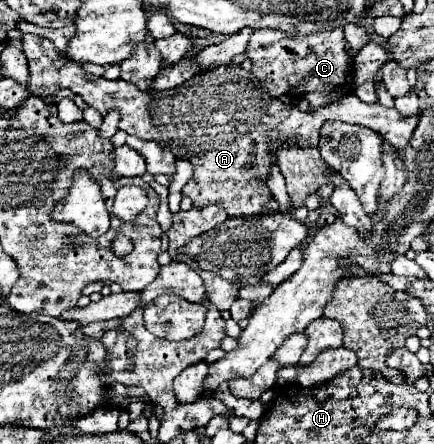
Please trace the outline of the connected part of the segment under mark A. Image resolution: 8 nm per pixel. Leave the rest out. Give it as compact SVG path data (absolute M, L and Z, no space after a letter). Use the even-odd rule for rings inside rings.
M24 35L22 43L30 67L30 95L50 97L60 89L72 89L86 105L92 105L102 115L106 115L108 109L118 109L122 115L122 131L168 147L176 159L188 159L194 165L194 179L182 189L182 195L188 195L194 207L218 205L228 211L230 217L262 217L266 205L274 201L266 181L270 167L276 163L280 143L288 141L296 147L318 148L320 127L328 119L372 127L376 133L384 135L396 151L404 151L418 125L418 115L404 119L396 109L366 105L354 93L316 113L300 111L290 103L286 105L270 97L264 89L256 89L256 81L250 81L246 87L246 71L240 65L212 67L172 91L140 91L122 79L108 81L84 73L74 61L60 57L52 41L44 37ZM250 161L254 163L252 169L248 167Z

